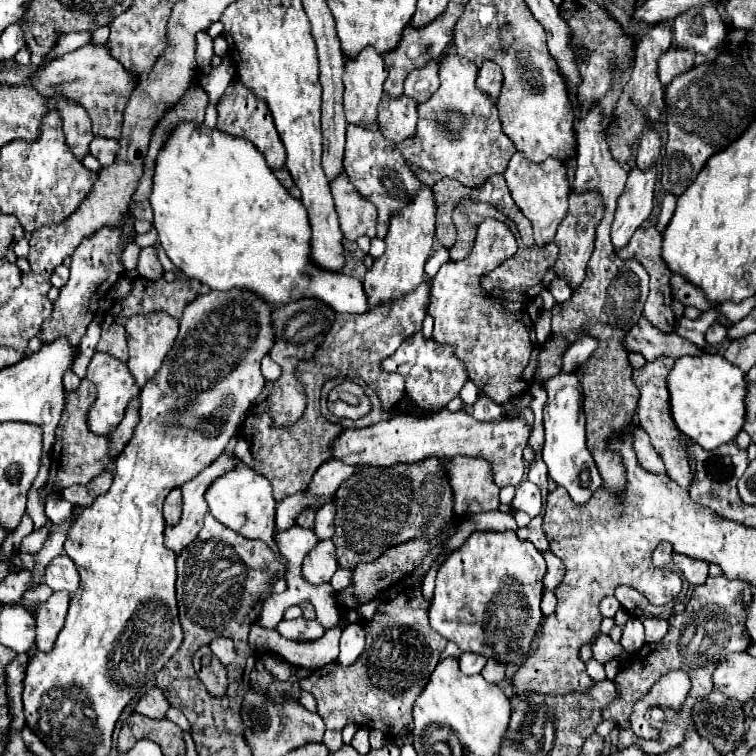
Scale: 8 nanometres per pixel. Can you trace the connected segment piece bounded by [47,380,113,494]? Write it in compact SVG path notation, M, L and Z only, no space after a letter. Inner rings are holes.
M81 380L81 384L73 392L65 392L65 408L55 430L55 444L51 454L51 478L47 482L47 494L55 494L73 484L89 484L95 476L113 464L113 458L107 458L107 436L99 438L87 430L87 410L95 400L95 386L91 382Z

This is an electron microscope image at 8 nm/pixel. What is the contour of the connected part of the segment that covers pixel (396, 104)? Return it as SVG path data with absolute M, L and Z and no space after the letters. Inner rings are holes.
M383 96L379 102L379 130L385 138L399 144L415 136L417 126L417 102L409 96Z

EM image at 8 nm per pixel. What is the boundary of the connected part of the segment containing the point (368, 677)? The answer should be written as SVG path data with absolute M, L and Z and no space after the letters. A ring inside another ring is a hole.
M421 588L405 590L393 600L383 602L373 618L363 622L367 644L355 664L343 668L339 662L329 662L313 670L307 680L301 680L301 688L315 696L317 712L327 728L343 730L345 724L359 724L379 728L387 738L413 730L413 702L427 684L447 644L443 636L431 630L427 606L429 602L423 600Z

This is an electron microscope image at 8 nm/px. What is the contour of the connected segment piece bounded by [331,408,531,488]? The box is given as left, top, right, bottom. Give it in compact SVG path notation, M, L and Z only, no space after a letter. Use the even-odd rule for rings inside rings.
M441 408L439 412L433 414L425 414L425 416L413 416L413 414L401 414L395 416L391 420L385 422L377 422L373 426L367 428L353 428L353 430L343 430L341 436L335 440L333 444L333 458L345 462L345 464L353 464L353 466L393 466L393 464L413 464L413 462L421 462L425 458L437 456L437 458L451 458L451 456L477 456L483 458L491 464L491 472L493 472L493 480L499 488L503 486L519 486L523 480L523 448L527 446L531 436L531 428L527 426L525 418L521 414L505 414L499 422L479 422L475 420L471 414L467 414L465 410L457 410L457 412L449 412L447 408Z

